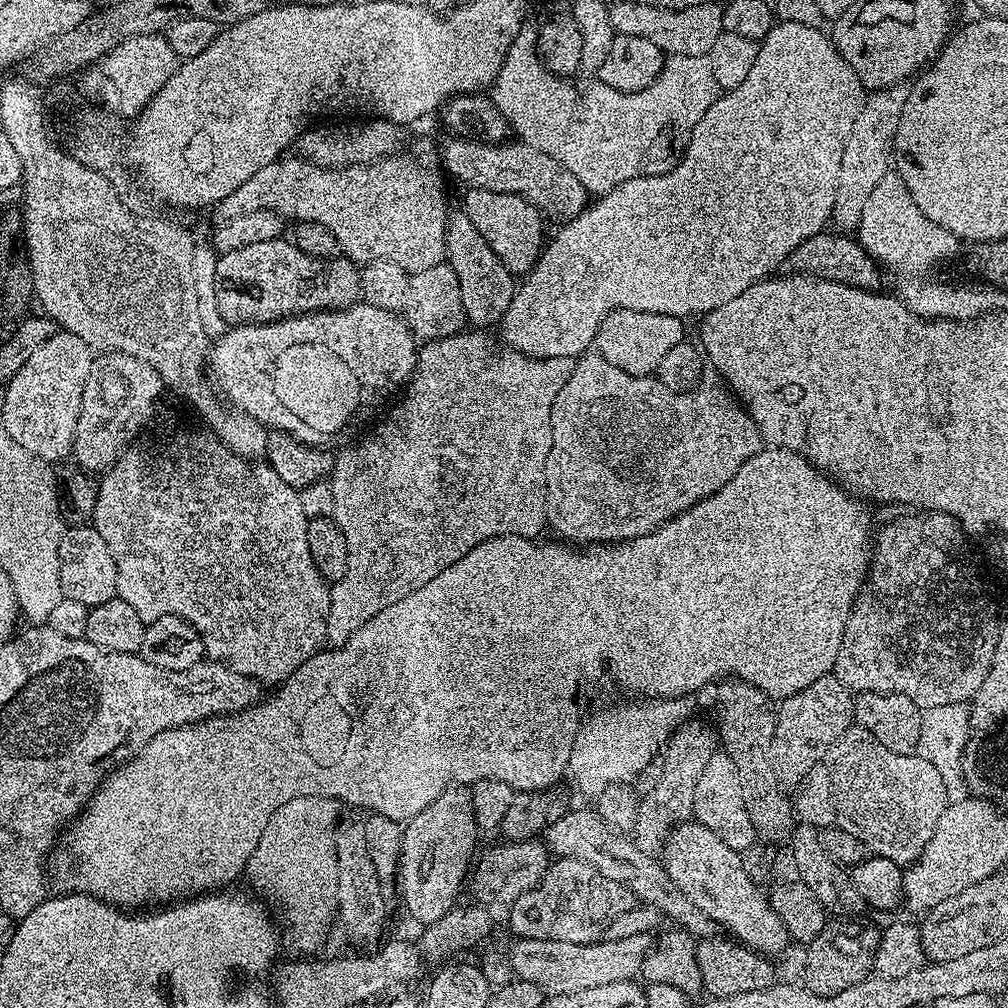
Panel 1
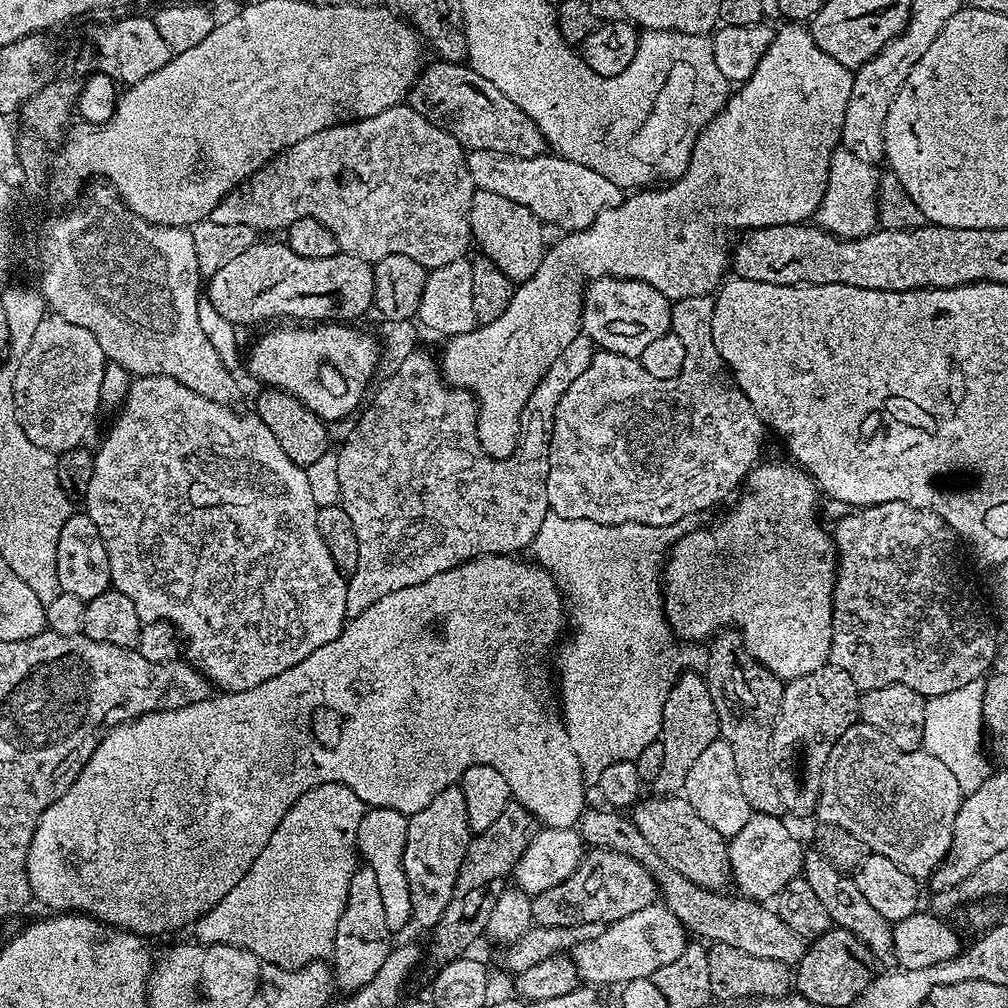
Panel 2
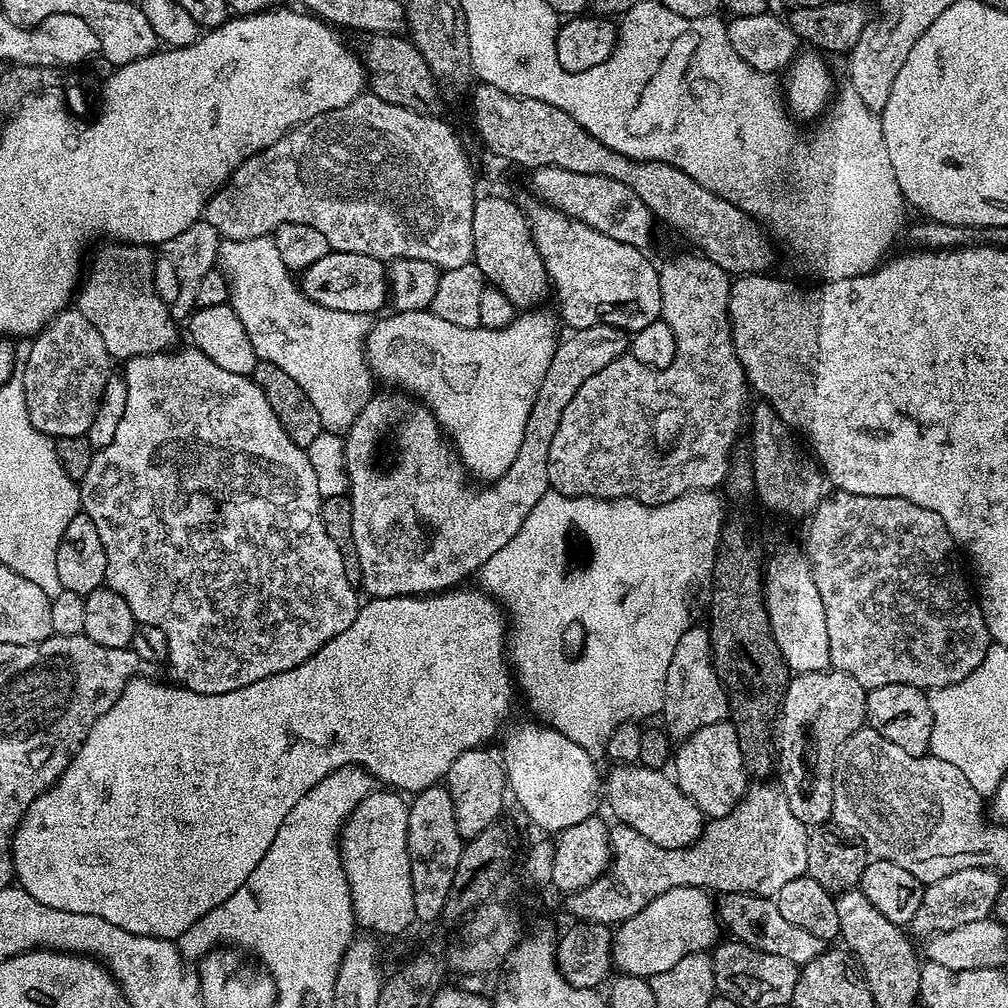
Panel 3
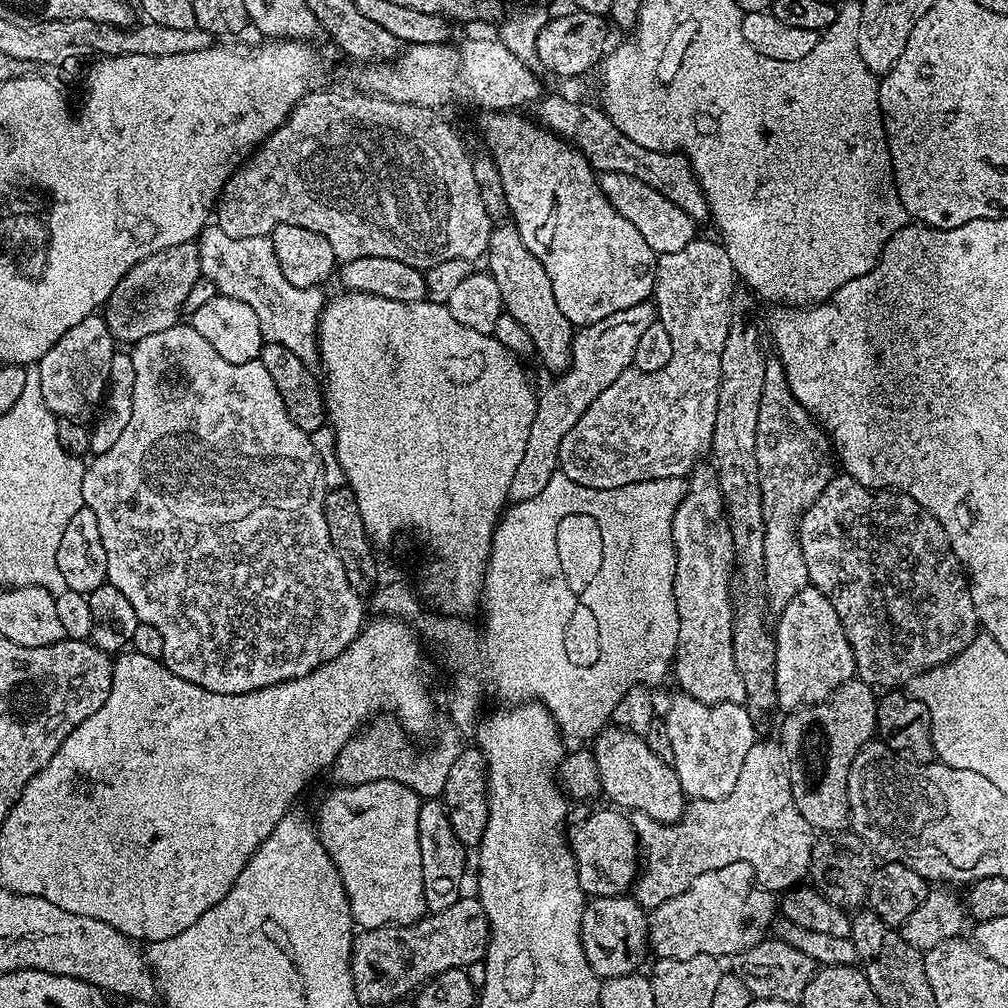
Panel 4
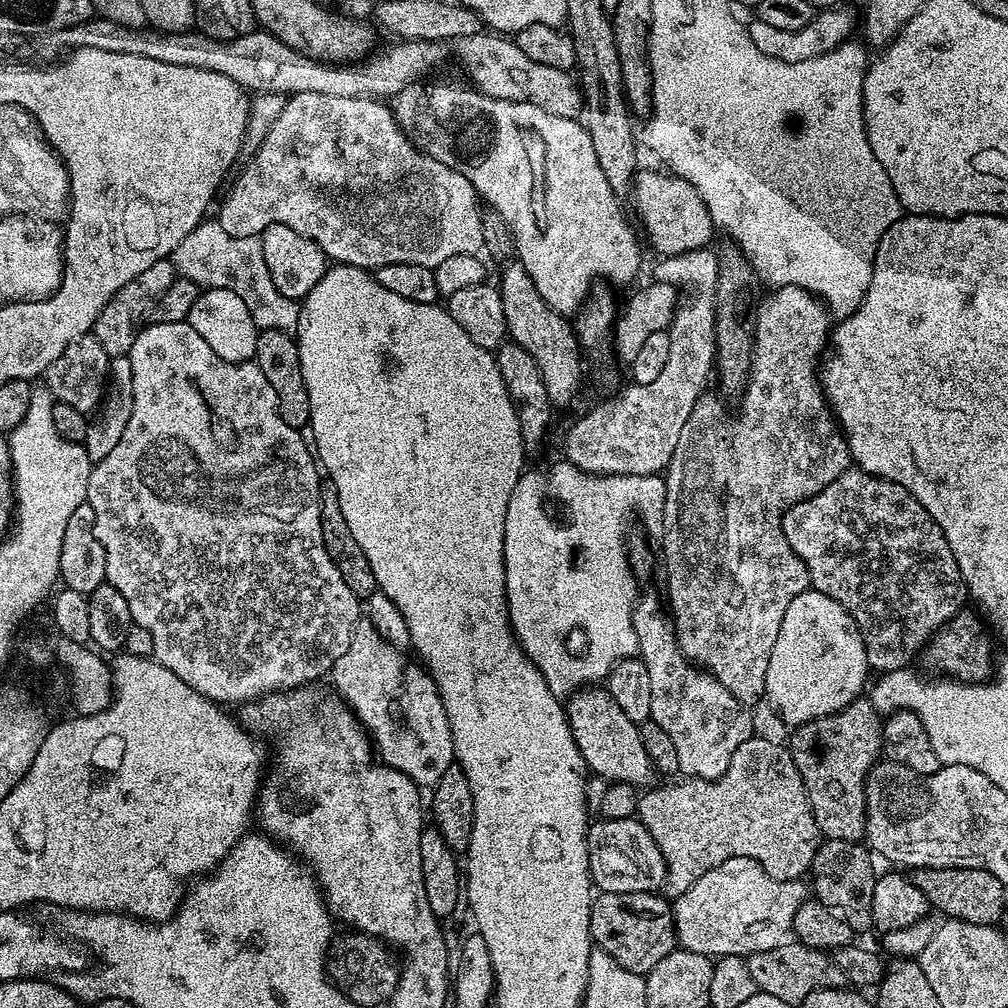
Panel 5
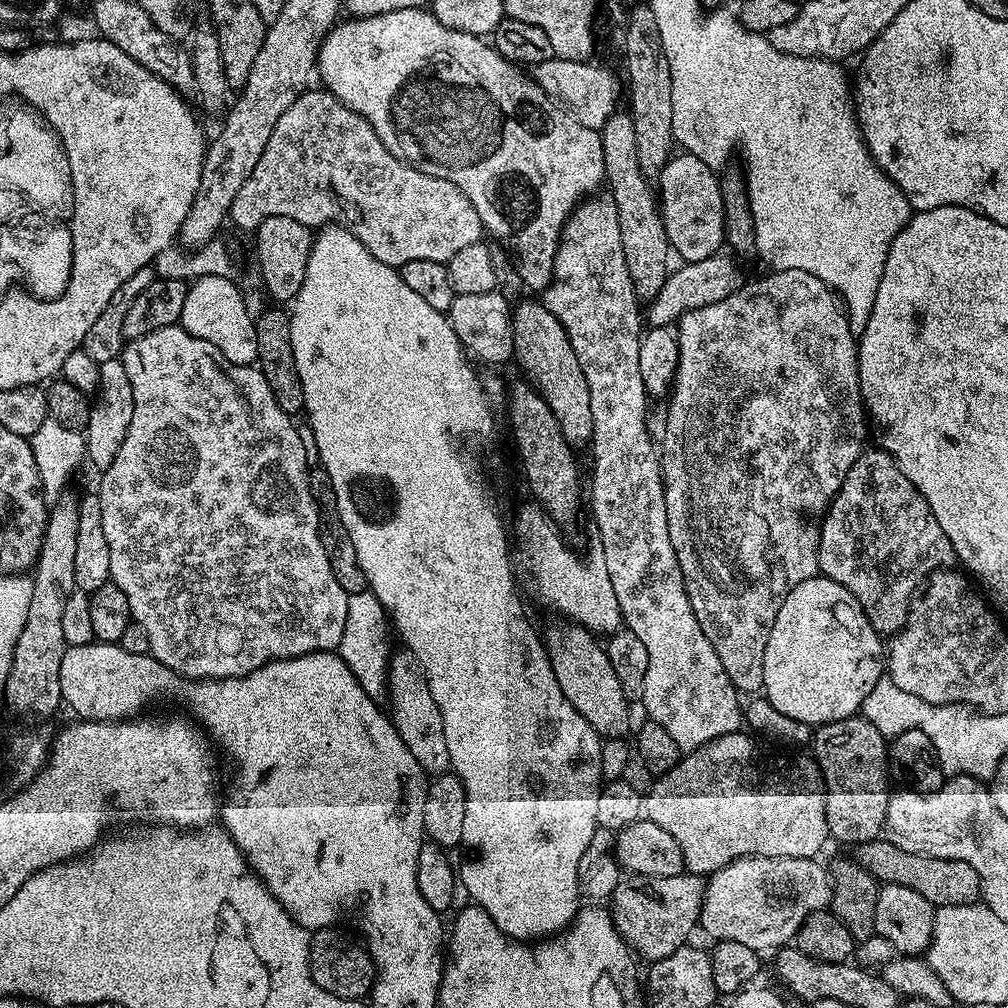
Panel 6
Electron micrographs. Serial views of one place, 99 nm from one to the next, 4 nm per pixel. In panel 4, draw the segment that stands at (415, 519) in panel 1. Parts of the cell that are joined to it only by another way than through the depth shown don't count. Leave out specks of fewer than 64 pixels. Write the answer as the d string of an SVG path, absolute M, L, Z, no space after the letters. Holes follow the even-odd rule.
M645 302L630 306L630 310L618 310L618 314L610 314L610 318L585 324L573 335L568 369L559 373L553 379L556 381L545 392L541 391L536 401L534 422L530 422L530 438L526 438L526 451L510 482L508 494L513 501L534 498L534 494L538 494L558 471L562 438L566 438L574 422L586 414L590 402L594 402L594 398L598 398L598 394L602 394L618 374L633 367L634 349L638 347L642 333L657 320L655 303Z

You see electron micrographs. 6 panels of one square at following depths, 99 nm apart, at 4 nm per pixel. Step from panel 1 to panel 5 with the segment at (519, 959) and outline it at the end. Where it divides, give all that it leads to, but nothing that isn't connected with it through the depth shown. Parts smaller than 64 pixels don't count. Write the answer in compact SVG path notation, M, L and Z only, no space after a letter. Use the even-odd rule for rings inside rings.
M735 856L722 862L722 866L714 866L714 870L706 870L686 894L675 897L672 924L676 928L676 943L685 952L709 958L747 958L755 952L774 950L774 946L789 939L794 913L804 899L806 884L803 879L770 878L758 862Z

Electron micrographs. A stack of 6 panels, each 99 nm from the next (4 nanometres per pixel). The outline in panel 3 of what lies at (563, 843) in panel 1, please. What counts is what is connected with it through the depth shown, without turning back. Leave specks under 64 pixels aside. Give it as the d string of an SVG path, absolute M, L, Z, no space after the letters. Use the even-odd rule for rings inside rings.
M730 892L718 900L718 919L731 939L741 944L749 944L766 954L778 954L797 966L802 966L818 954L826 951L826 941L786 922L786 917L778 911L775 899L767 896L753 896L746 892Z

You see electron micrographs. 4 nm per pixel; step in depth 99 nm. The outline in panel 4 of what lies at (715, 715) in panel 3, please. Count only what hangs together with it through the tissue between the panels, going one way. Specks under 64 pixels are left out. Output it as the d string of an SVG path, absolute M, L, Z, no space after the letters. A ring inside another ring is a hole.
M704 466L691 473L686 491L672 519L672 541L676 551L674 570L674 606L678 610L678 646L674 661L674 680L680 683L683 695L703 704L744 704L746 688L736 673L732 654L732 618L734 600L728 597L728 575L734 572L732 535L728 529L728 518L724 501L720 498L720 487L711 467Z

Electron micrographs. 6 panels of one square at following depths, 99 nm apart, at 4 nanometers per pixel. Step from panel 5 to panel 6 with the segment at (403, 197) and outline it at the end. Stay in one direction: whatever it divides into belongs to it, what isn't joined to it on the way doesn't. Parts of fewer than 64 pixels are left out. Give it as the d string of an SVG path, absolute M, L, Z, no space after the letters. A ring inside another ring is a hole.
M305 90L300 97L278 118L278 126L274 126L274 134L270 134L270 142L266 142L266 150L262 150L262 158L258 158L258 166L250 170L250 178L242 182L242 190L234 197L230 213L231 223L236 223L242 231L255 233L256 227L271 216L294 218L294 222L302 222L309 230L319 229L327 225L328 203L332 196L328 193L328 184L340 203L340 216L348 231L353 232L383 264L400 269L406 262L418 262L426 258L426 262L443 264L458 250L471 244L479 244L482 240L482 229L478 210L470 206L470 198L454 186L454 182L446 182L446 178L434 178L430 174L422 174L422 170L414 170L406 162L394 158L386 146L382 146L382 138L374 132L374 126L366 122L354 110L350 110L327 90L312 92Z

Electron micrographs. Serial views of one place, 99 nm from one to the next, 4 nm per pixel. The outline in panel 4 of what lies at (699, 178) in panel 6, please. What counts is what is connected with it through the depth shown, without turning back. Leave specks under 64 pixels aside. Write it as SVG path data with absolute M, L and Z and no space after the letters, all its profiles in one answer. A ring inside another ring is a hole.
M601 172L598 183L602 194L610 202L610 206L614 206L614 210L622 218L626 218L626 222L638 228L638 234L646 238L646 246L650 246L650 250L654 250L657 257L662 254L674 254L674 250L682 250L682 246L697 239L697 221L692 220L690 214L686 214L686 210L674 206L674 202L658 194L658 190L638 182L638 178L630 178L630 174Z

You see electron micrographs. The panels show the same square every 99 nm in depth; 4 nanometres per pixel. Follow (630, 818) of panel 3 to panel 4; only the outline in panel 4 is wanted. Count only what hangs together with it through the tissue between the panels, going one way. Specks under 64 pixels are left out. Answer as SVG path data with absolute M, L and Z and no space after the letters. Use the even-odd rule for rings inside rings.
M606 726L591 741L590 751L598 766L601 793L605 797L608 795L617 809L648 814L659 824L674 824L679 820L686 807L682 782L678 782L678 774L671 763L658 758L658 754L646 746L643 736Z

